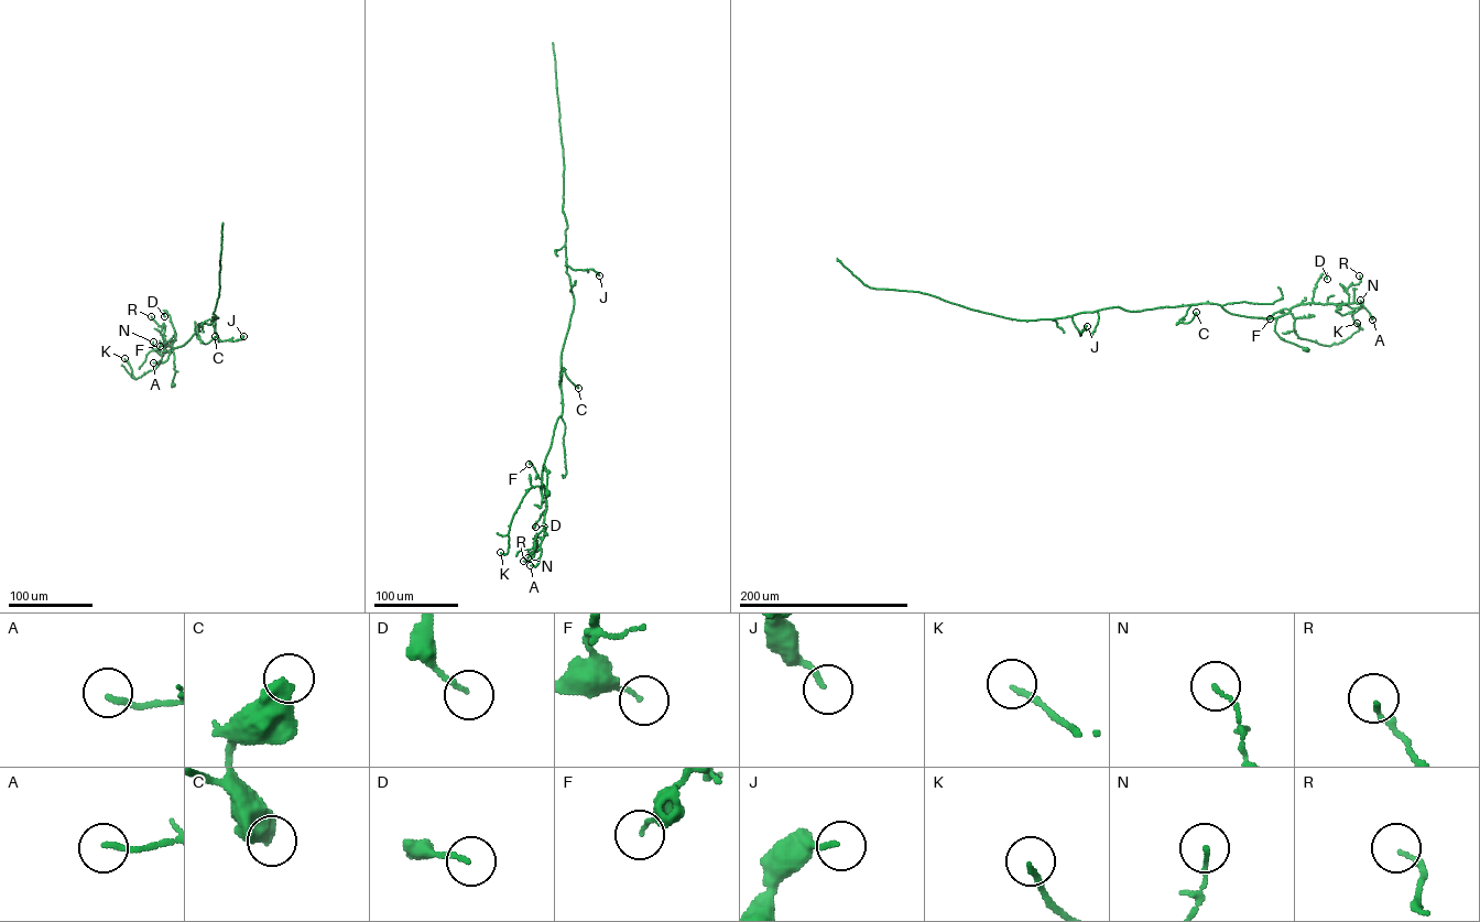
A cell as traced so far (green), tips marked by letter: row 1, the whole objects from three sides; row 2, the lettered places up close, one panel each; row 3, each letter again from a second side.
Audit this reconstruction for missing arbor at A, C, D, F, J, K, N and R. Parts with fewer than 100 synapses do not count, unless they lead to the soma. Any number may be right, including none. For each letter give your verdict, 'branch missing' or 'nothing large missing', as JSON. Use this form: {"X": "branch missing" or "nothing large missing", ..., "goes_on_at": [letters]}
{"A": "nothing large missing", "C": "nothing large missing", "D": "nothing large missing", "F": "nothing large missing", "J": "nothing large missing", "K": "nothing large missing", "N": "nothing large missing", "R": "nothing large missing", "goes_on_at": []}

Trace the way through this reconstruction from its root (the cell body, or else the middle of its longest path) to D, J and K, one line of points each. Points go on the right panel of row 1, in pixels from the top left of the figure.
D: (1306, 348), (1281, 339), (1274, 331), (1276, 318), (1294, 306), (1312, 303), (1318, 279), (1326, 273), (1327, 279)
J: (1306, 348), (1281, 339), (1276, 318), (1231, 314), (1214, 303), (1072, 316), (1080, 335), (1087, 326)
K: (1306, 348), (1281, 339), (1274, 331), (1276, 317), (1290, 313), (1298, 337), (1329, 346), (1358, 331), (1357, 323)

